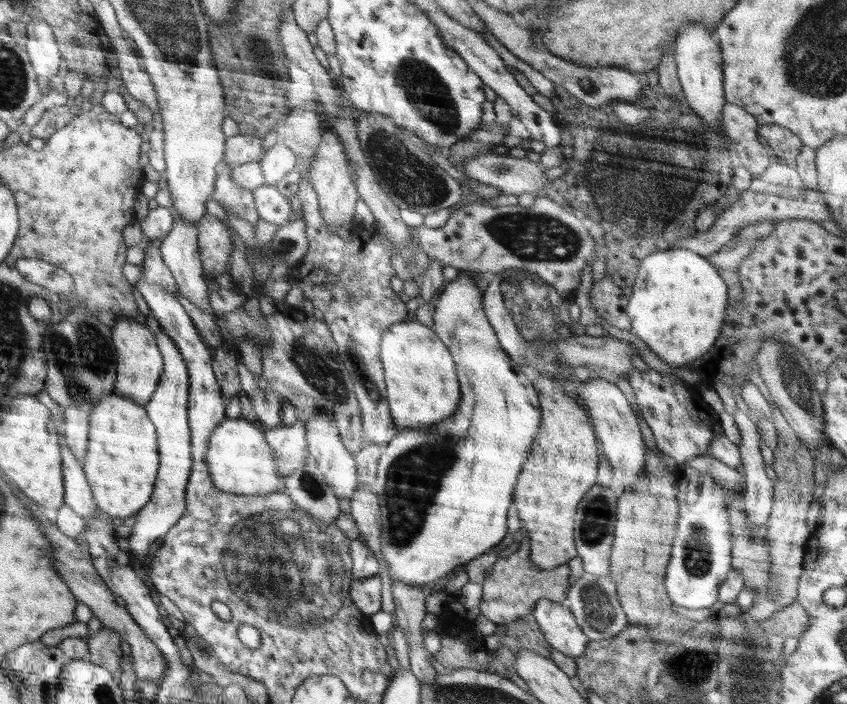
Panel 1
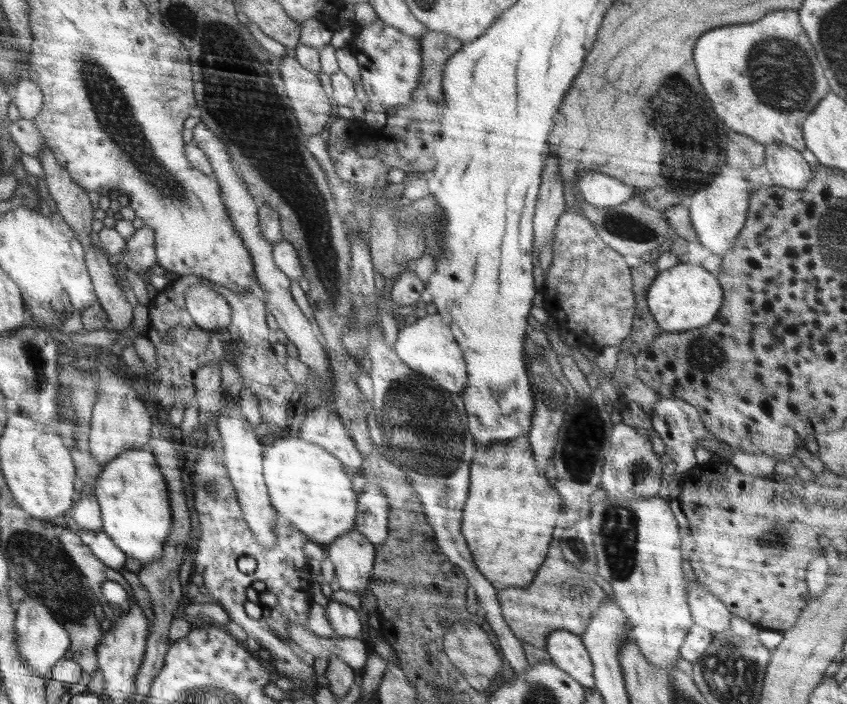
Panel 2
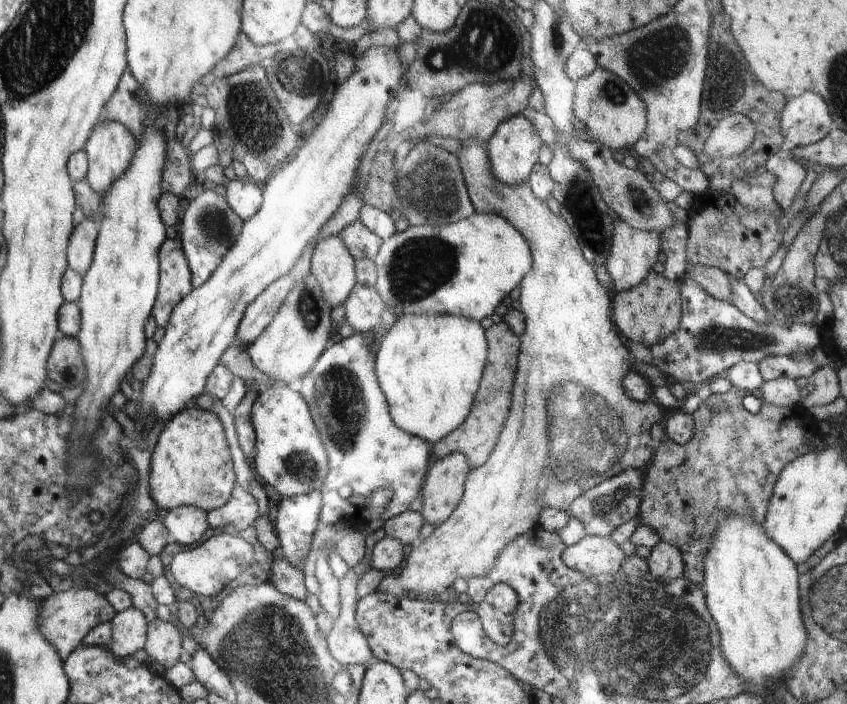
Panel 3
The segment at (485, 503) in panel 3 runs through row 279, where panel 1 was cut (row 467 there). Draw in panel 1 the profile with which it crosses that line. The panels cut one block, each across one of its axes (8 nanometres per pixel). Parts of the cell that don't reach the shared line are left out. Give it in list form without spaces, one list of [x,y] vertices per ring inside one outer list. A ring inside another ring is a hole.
[[[519,366],[538,394],[541,420],[530,458],[526,458],[528,462],[522,468],[524,472],[514,490],[514,506],[522,526],[528,531],[530,559],[540,569],[551,570],[577,558],[573,537],[574,514],[586,490],[596,482],[598,445],[593,426],[576,400],[568,397],[558,382],[540,376],[532,366]]]

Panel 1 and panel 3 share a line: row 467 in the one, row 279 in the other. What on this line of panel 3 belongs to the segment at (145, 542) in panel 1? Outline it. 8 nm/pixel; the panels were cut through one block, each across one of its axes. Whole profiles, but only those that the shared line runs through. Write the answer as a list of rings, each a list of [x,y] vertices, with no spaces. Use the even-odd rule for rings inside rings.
[[[178,237],[166,239],[158,252],[159,260],[159,284],[156,306],[154,306],[154,320],[157,326],[168,324],[170,312],[182,300],[183,296],[190,294],[193,289],[192,275],[182,250],[182,244]]]

